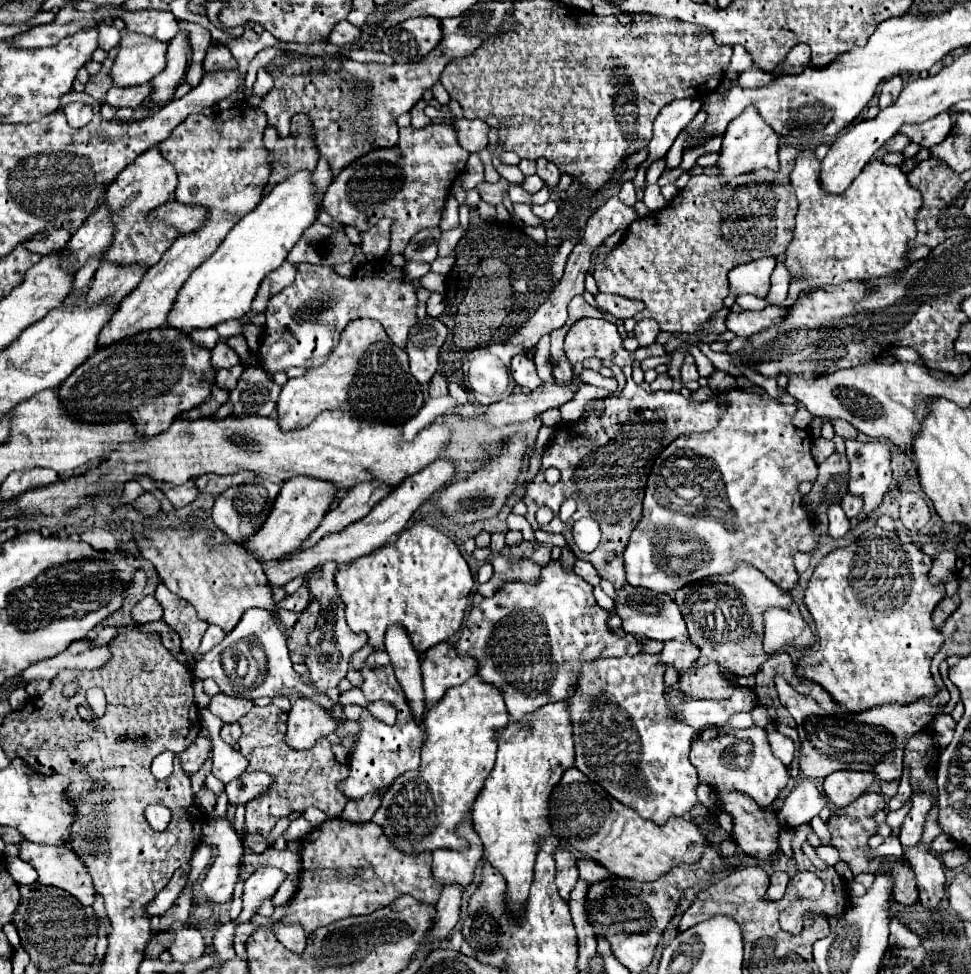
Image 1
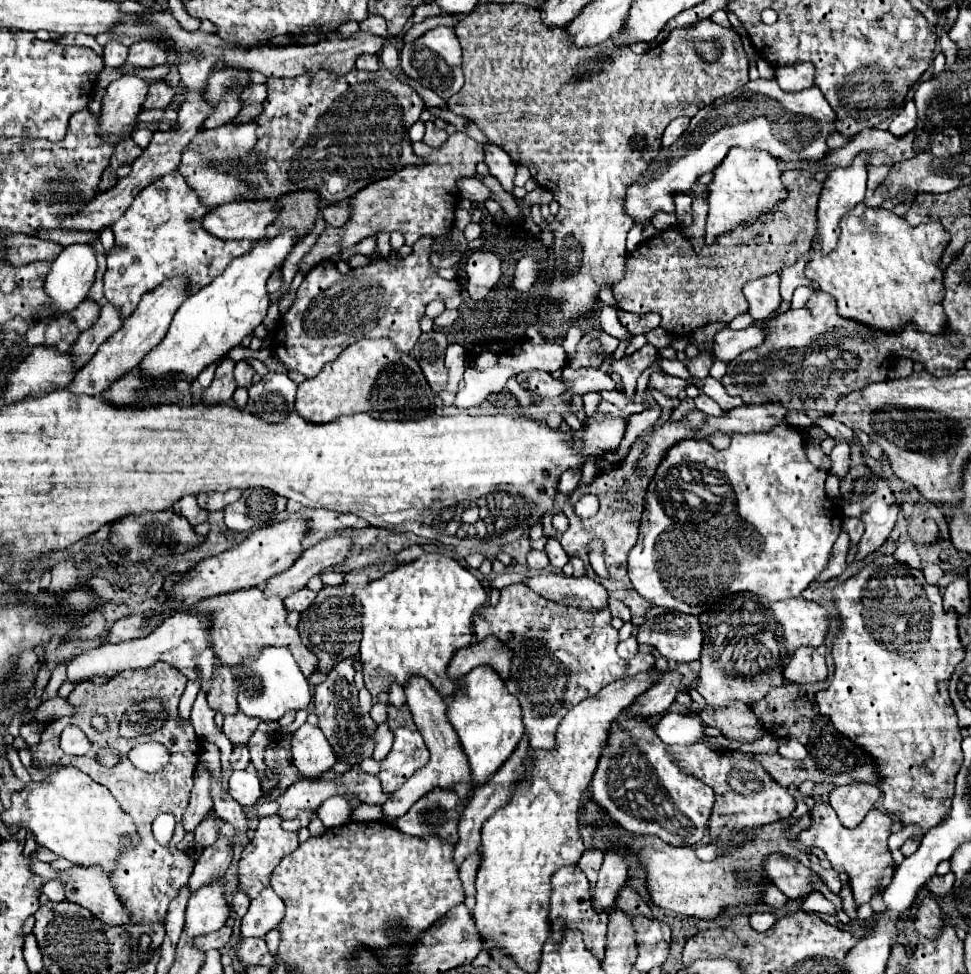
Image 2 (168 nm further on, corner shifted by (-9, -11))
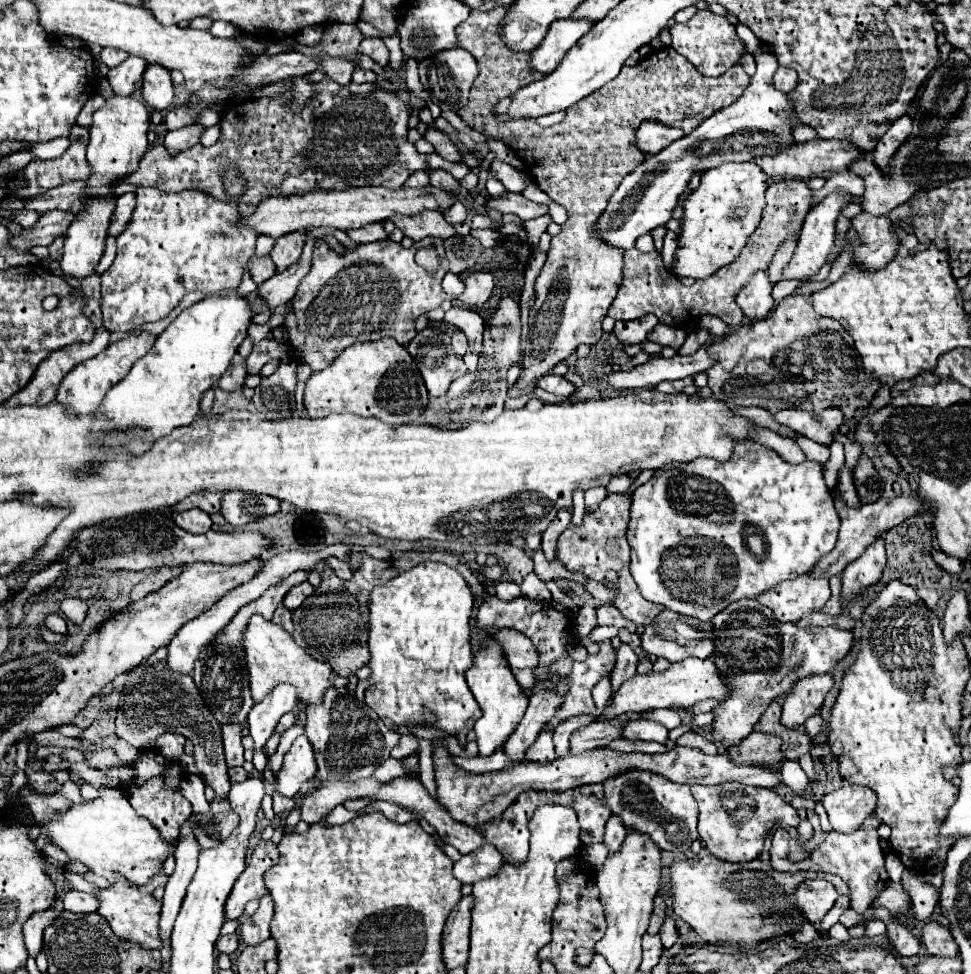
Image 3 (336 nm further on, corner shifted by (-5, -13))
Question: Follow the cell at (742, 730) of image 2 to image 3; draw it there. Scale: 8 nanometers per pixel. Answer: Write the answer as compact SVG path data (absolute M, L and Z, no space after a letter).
M751 731L737 747L727 747L727 755L735 763L755 763L779 769L785 761L781 753L781 739L771 733Z

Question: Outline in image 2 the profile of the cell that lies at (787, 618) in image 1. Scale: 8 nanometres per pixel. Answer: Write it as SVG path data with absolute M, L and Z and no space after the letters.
M801 647L801 649L797 649L797 653L793 655L791 663L787 665L783 677L785 677L787 683L795 683L795 685L825 681L825 679L827 679L825 657L821 655L819 649Z

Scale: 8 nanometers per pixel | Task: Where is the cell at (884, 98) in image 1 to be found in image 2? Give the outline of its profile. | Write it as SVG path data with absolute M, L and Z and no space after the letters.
M907 101L905 107L901 109L901 113L889 123L889 133L895 137L905 137L907 133L911 133L915 129L915 121L917 121L915 103Z

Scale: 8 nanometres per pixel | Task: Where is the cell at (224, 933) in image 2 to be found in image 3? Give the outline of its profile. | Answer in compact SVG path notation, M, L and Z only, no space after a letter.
M233 933L233 935L221 935L221 937L217 939L217 943L215 943L215 949L217 949L219 953L227 953L227 955L235 953L237 947L239 947L239 937L237 937L235 933Z

